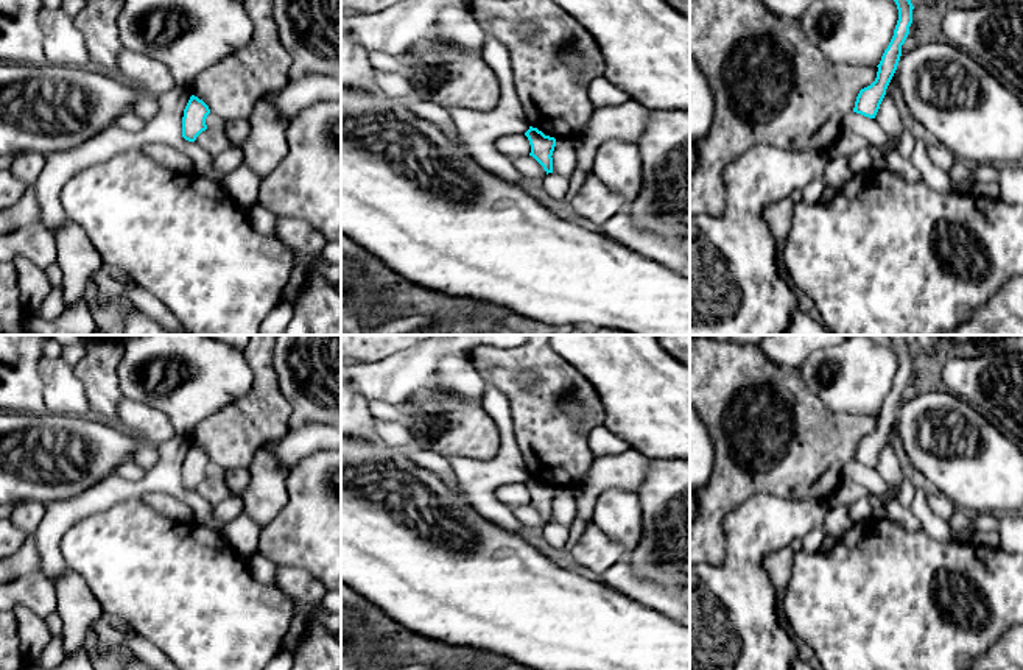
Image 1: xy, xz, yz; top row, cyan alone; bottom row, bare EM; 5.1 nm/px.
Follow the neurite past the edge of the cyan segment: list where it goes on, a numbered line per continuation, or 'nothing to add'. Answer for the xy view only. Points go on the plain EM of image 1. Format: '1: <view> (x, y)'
nothing to add

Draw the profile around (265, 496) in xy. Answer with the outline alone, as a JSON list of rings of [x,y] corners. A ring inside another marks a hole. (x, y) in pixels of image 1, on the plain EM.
[[[265,446],[254,453],[248,469],[251,481],[241,494],[244,513],[260,527],[266,527],[288,500],[285,481],[290,471]]]

